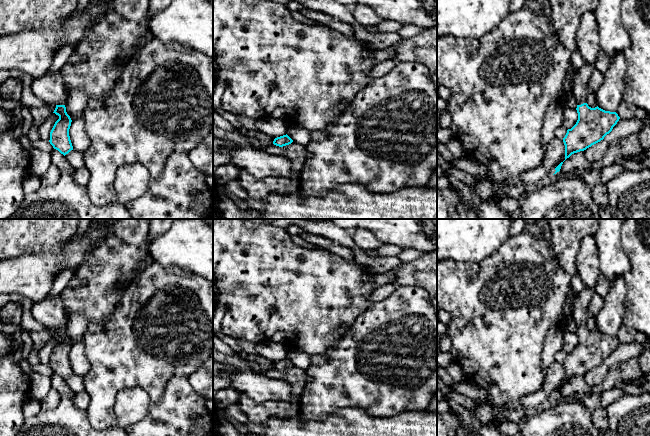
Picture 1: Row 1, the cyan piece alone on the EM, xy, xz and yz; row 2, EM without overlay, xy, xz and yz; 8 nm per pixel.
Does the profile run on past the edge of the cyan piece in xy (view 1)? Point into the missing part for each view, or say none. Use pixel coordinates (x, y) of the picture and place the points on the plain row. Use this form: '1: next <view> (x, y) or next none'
1: next xy (50, 312)

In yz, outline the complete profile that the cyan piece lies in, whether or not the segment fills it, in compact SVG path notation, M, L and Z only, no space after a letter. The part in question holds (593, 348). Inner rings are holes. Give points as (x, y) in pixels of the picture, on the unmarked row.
M584 288L574 303L572 317L577 327L578 344L563 362L565 384L603 364L620 343L616 336L605 335L598 330L591 332L586 327L588 306L594 294L594 289Z

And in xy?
M60 295L50 299L44 299L34 303L32 307L32 316L41 324L55 328L53 337L59 340L50 356L50 368L64 380L73 374L69 360L71 342L66 336L65 328L69 316L65 312Z

